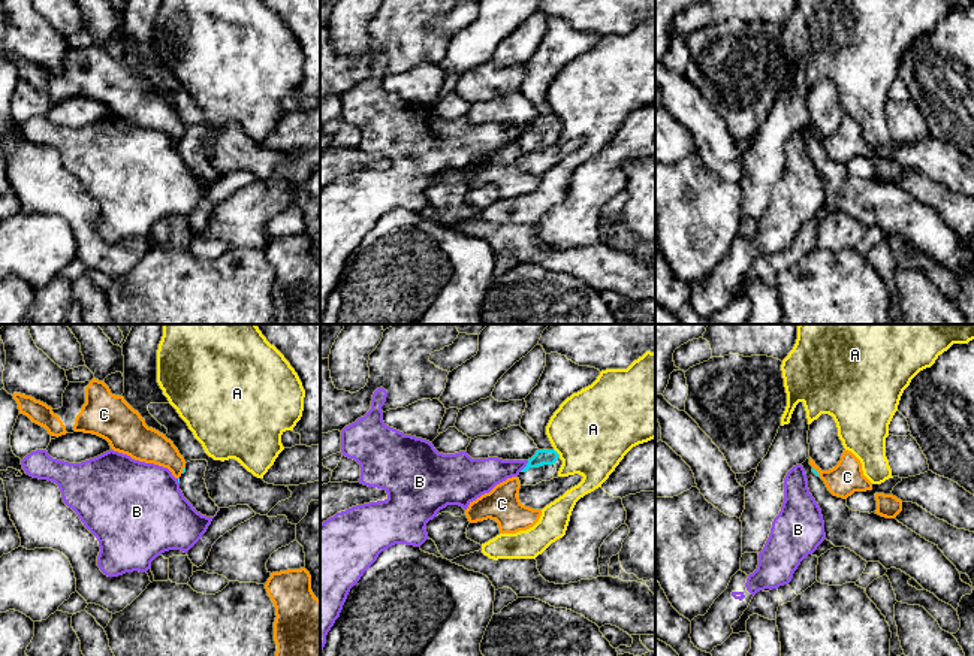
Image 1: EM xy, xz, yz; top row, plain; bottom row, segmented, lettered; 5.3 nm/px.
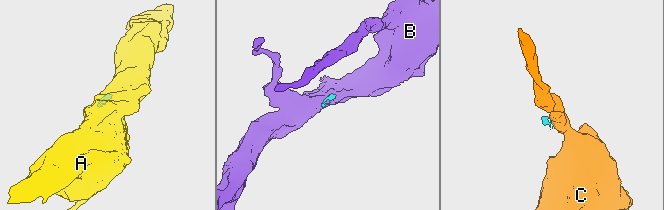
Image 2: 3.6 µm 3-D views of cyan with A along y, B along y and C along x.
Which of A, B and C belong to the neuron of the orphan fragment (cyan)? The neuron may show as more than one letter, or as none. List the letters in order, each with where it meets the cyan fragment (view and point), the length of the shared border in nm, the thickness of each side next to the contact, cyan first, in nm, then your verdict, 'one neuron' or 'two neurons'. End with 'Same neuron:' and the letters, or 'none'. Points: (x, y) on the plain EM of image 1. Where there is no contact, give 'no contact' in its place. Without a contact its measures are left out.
A: xz (557, 118) | 60 nm | 80/440 nm | two neurons
B: xz (525, 132) | 80 nm | 80/190 nm | two neurons
C: yz (816, 136) | 70 nm | 20/180 nm | two neurons
Same neuron: none

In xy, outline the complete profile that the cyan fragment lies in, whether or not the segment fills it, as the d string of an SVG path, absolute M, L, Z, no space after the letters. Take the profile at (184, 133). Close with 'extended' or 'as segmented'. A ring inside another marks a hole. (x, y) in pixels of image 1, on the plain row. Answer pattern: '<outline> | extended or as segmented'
M190 126L178 143L180 155L193 173L206 182L214 182L218 176L215 167L209 163L205 149L206 126Z | extended

